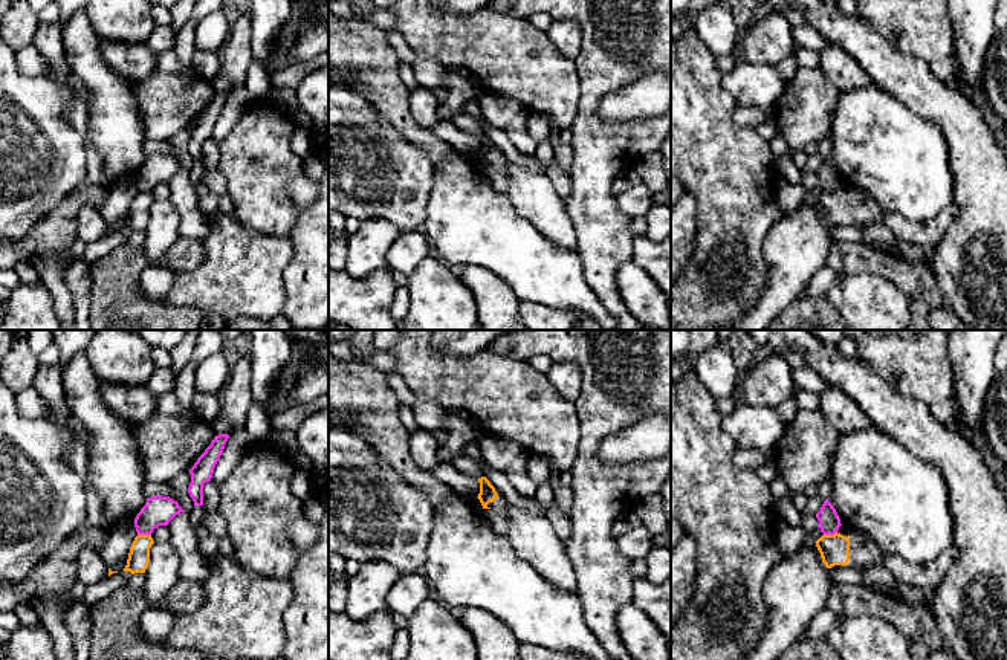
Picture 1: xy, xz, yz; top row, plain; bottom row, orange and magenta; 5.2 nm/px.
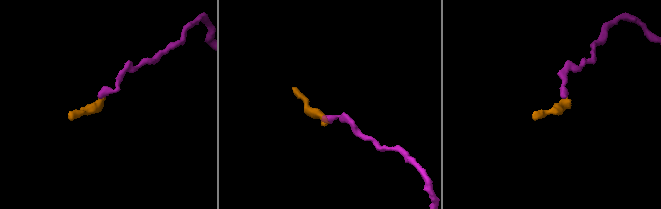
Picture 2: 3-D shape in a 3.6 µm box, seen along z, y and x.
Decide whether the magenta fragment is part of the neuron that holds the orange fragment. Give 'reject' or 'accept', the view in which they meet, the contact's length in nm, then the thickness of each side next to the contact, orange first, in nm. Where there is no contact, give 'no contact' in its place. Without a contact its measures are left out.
reject | xy | 70 nm | 110/160 nm

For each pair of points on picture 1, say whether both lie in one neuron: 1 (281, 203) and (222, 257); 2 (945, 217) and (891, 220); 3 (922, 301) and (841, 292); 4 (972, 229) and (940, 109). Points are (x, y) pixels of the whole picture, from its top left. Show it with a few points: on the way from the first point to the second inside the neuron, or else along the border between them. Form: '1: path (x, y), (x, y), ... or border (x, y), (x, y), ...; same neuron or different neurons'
1: border (234, 219), (262, 232), (286, 236); different neurons
2: path (931, 229), (905, 229); same neuron
3: border (880, 275), (905, 294), (911, 313); different neurons
4: path (972, 199), (972, 147), (969, 139); same neuron

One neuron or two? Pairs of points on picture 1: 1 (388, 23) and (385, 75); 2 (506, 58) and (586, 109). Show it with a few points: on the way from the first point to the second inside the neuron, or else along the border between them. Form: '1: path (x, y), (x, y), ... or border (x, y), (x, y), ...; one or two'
1: border (370, 22), (384, 31); two
2: border (576, 69), (579, 101), (576, 116), (569, 127); two

